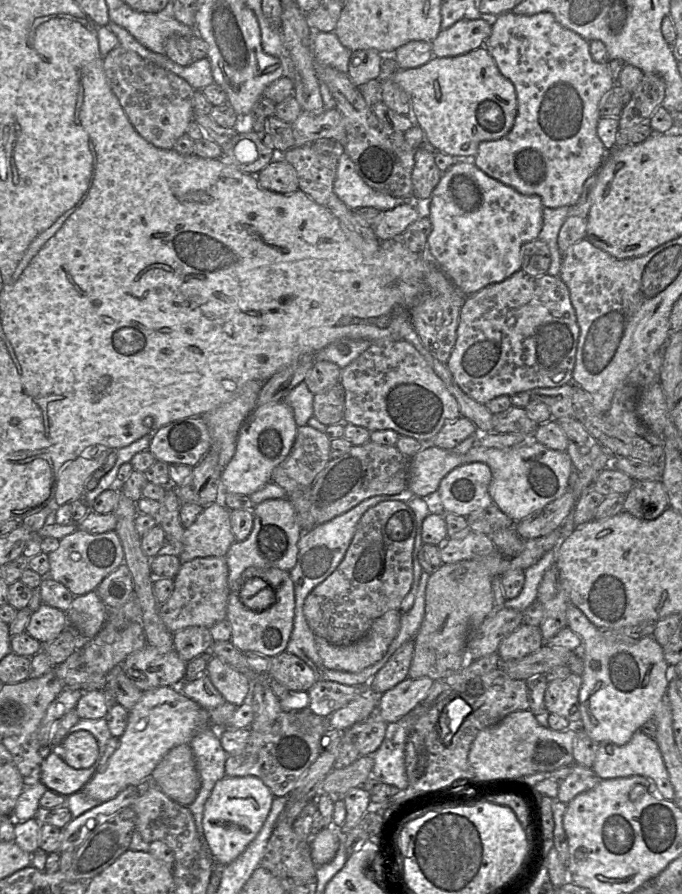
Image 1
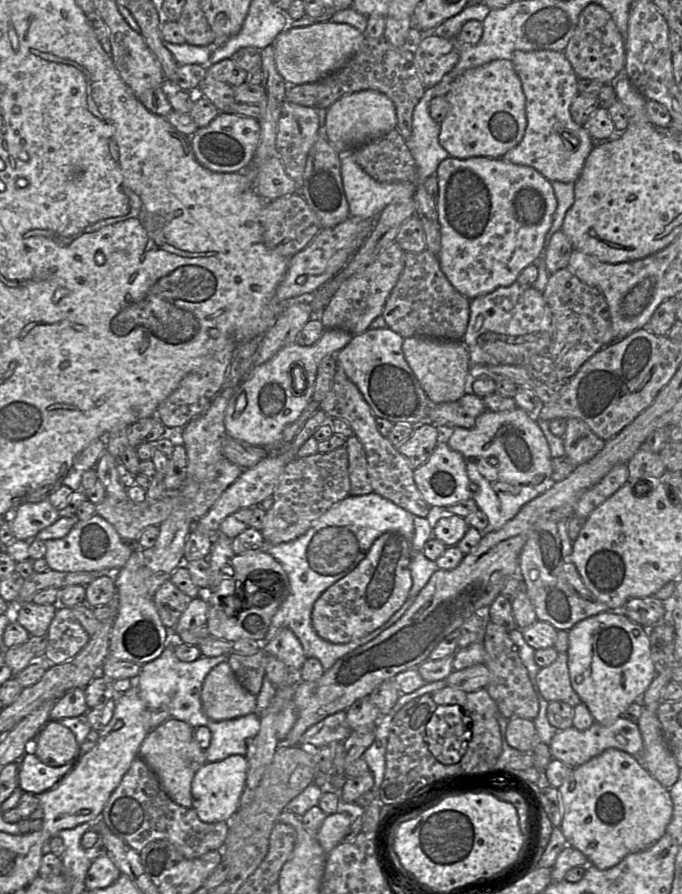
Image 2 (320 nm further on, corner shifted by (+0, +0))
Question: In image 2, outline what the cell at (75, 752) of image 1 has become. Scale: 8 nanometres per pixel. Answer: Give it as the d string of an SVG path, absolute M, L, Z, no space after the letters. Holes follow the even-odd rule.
M50 719L31 745L36 756L50 766L62 766L78 757L80 745L74 733L60 720Z

